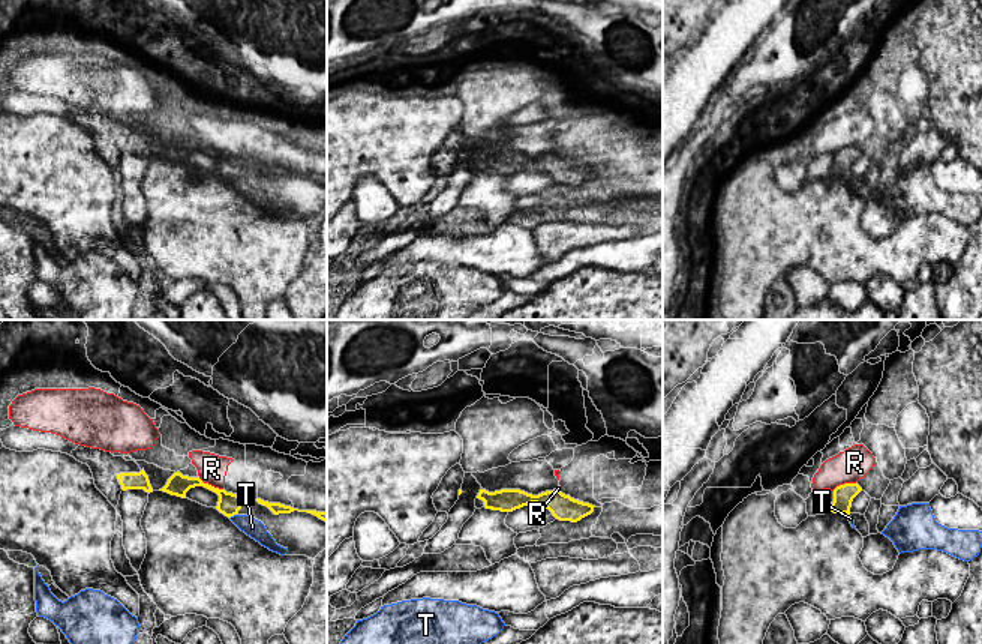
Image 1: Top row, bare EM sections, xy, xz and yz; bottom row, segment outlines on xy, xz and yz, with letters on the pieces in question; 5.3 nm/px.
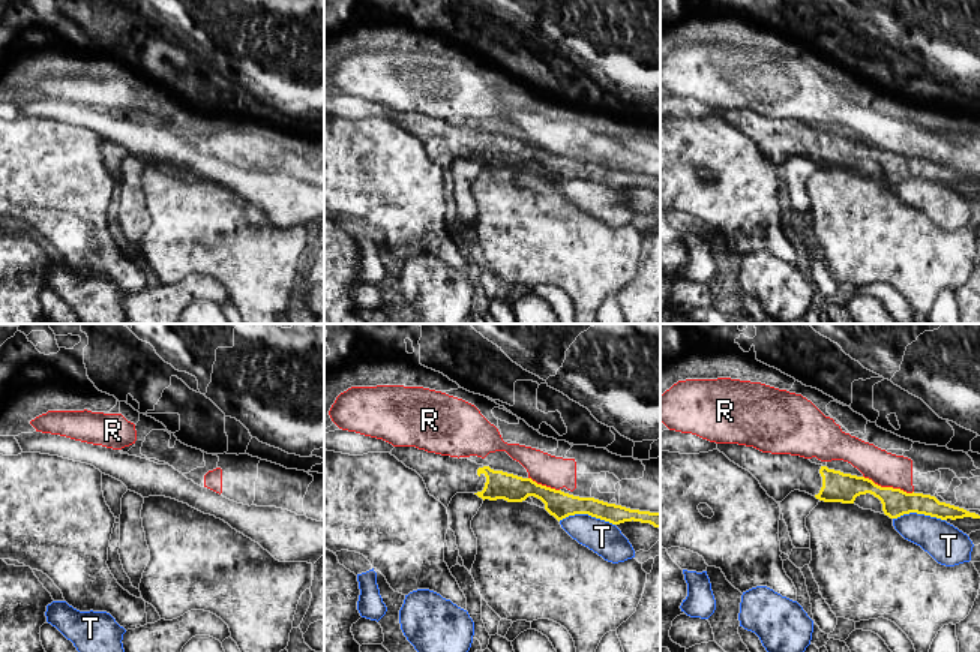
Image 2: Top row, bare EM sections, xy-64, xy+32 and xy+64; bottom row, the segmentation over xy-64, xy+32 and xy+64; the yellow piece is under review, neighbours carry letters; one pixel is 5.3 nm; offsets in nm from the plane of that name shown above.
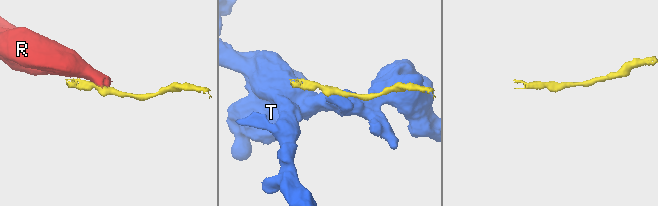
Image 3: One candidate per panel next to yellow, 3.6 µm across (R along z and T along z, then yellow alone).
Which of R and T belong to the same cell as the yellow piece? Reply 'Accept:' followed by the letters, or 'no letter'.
Accept: no letter

